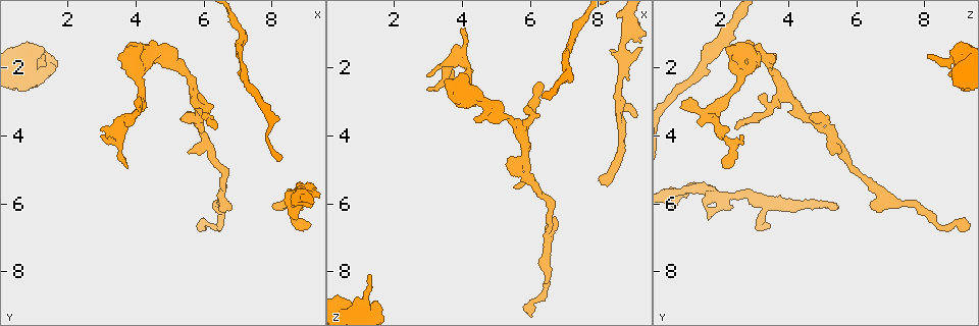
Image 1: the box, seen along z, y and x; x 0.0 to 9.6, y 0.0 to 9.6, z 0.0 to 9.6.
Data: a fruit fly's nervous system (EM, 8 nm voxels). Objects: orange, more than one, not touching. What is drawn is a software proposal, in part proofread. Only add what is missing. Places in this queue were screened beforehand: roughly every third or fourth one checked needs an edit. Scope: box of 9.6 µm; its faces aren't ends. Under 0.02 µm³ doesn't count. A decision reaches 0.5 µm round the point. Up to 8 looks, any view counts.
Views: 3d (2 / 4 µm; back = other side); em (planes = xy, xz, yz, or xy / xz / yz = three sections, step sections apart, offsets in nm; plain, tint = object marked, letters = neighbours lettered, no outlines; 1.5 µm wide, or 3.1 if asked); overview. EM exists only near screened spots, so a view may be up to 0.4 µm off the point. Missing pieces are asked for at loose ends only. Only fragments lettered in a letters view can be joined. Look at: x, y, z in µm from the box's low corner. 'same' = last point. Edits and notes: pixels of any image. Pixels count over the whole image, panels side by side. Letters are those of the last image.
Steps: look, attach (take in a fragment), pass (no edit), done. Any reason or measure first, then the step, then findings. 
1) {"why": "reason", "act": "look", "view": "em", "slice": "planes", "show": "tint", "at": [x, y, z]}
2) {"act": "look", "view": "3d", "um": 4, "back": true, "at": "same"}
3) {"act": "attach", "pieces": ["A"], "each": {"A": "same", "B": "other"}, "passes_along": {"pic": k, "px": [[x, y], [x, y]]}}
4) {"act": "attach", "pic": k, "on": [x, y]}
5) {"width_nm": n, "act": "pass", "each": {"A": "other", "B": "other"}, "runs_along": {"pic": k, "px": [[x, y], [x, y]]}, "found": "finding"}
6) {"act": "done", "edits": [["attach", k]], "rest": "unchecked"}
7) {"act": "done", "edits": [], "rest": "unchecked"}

{"why": "free end", "act": "look", "view": "3d", "um": 4, "at": [1.25, 1.60, 8.10]}

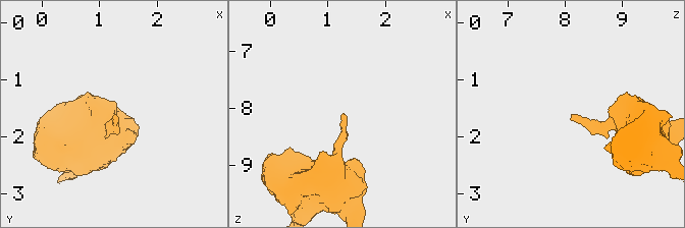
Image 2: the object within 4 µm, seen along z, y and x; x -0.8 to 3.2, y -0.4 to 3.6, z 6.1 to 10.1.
{"why": "now the EM", "act": "look", "view": "em", "slice": "planes", "show": "letters", "at": [1.25, 1.60, 8.10]}

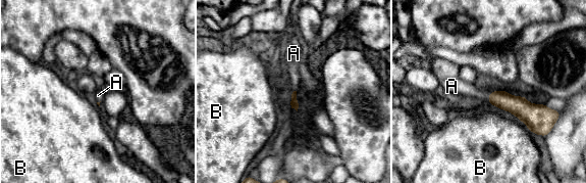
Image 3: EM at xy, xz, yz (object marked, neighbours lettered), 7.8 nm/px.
{"act": "attach", "pieces": ["A"], "each": {"A": "same", "B": "other"}, "passes_along": {"pic": 3, "px": [[519, 106], [488, 98], [459, 87]]}, "found": "the cell continues"}

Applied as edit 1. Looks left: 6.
{"act": "look", "view": "overview"}

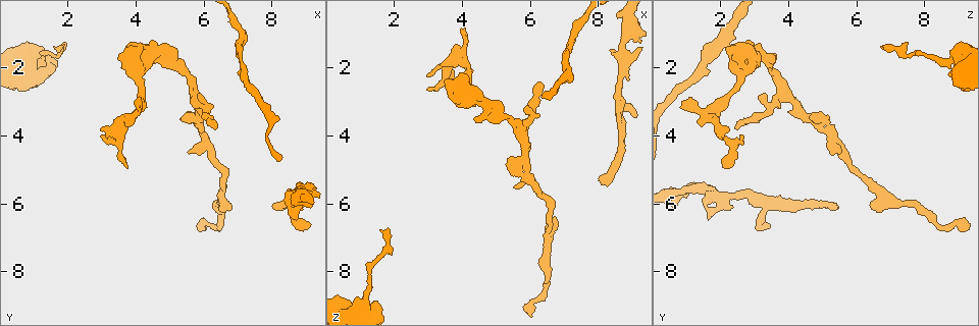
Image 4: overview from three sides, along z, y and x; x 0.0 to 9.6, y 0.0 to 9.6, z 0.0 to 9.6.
{"why": "free end", "act": "look", "view": "3d", "um": 4, "at": [3.45, 1.65, 2.35]}

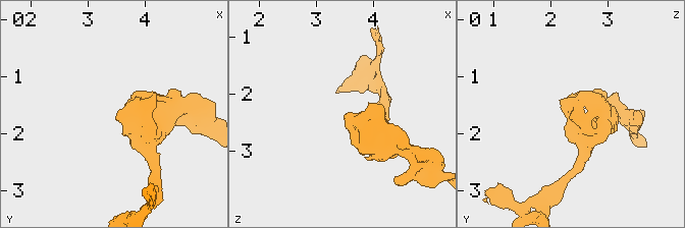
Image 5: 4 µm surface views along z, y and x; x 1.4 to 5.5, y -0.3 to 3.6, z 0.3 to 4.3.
{"why": "need the tissue", "act": "look", "view": "em", "slice": "xy", "step": 8, "show": "letters", "at": [3.45, 1.65, 2.40]}

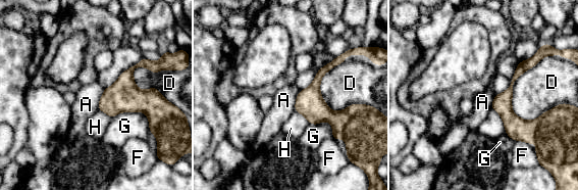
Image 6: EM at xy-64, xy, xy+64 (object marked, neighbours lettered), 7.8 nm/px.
{"act": "pass", "each": {"A": "other", "D": "other", "F": "other", "G": "other", "H": "other"}, "runs_along": {"pic": 6, "px": [[532, 61], [516, 75], [507, 95], [516, 138]]}, "found": "none of them fits"}

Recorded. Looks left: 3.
{"why": "branch stops here", "act": "look", "view": "em", "slice": "yz", "step": 8, "show": "letters", "at": [7.95, 6.00, 5.30]}

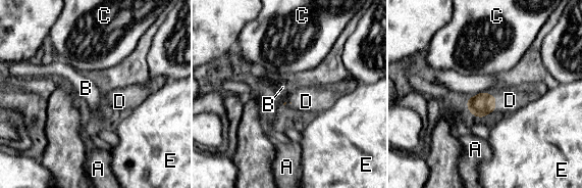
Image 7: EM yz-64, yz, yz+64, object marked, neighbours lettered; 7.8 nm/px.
{"act": "attach", "pieces": ["D"], "each": {"A": "other", "B": "other", "C": "other", "D": "same", "E": "other"}, "found": "it goes on there"}

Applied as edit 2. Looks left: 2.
{"act": "done", "edits": [["attach", 3], ["attach", 7]], "rest": "unchecked"}

